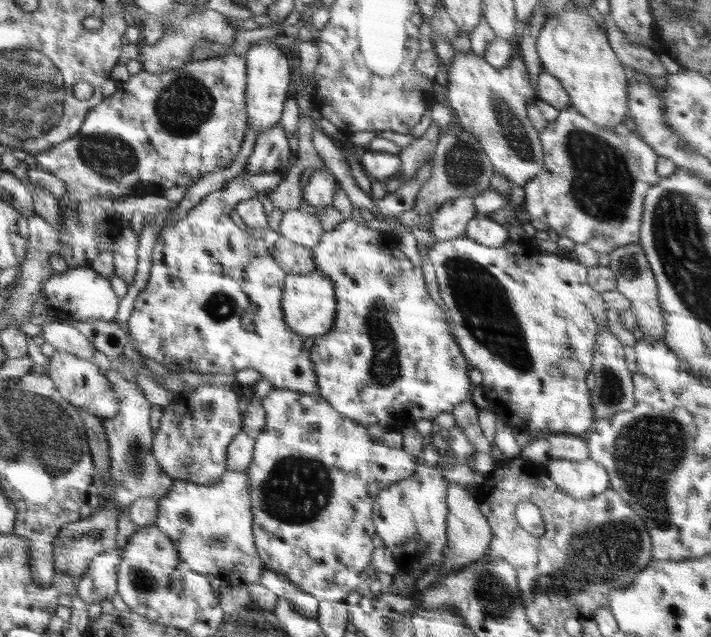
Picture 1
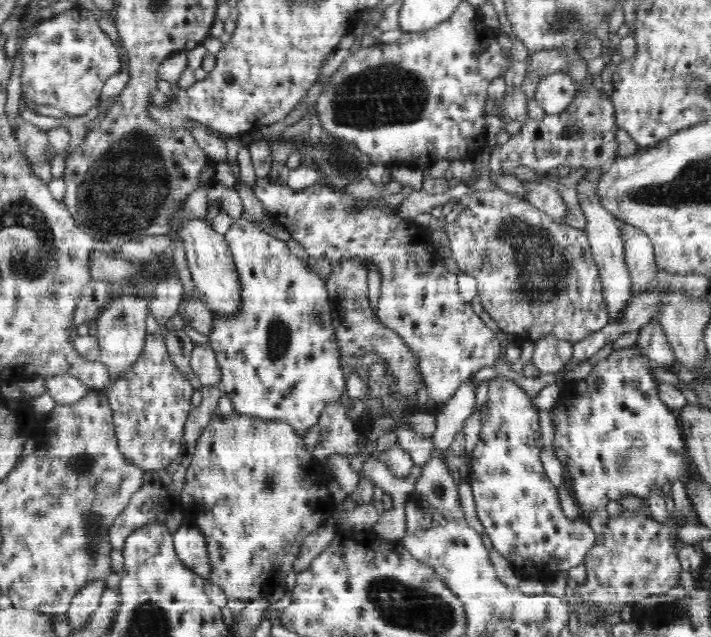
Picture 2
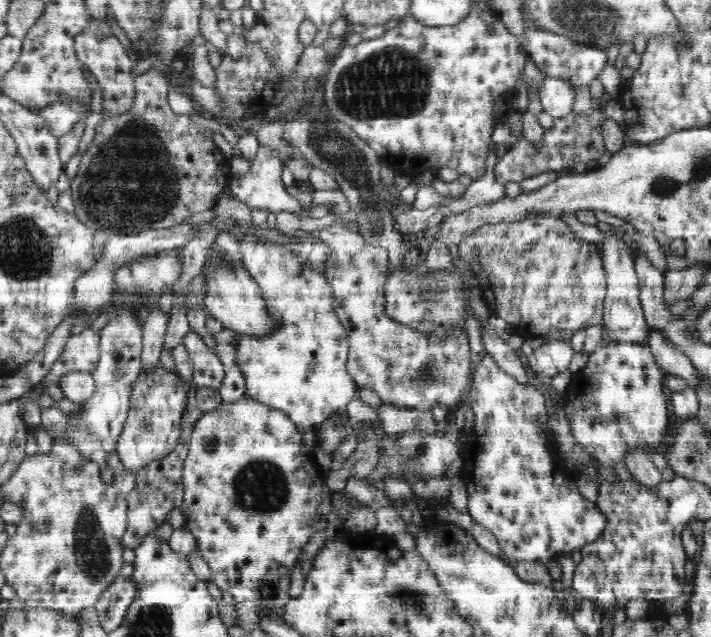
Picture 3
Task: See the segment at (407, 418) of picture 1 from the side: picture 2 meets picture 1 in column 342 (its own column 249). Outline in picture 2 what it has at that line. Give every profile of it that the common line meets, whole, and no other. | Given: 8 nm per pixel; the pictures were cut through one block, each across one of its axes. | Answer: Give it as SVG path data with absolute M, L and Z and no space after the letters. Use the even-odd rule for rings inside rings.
M244 218L234 220L234 223L227 230L225 235L228 243L229 252L233 256L233 261L238 273L241 284L241 307L233 315L215 315L213 329L207 334L207 342L213 352L216 354L218 366L220 367L221 379L219 386L225 392L227 398L232 401L233 410L242 416L255 416L262 420L281 420L292 425L292 428L303 437L305 432L317 424L320 412L326 404L338 401L341 394L346 391L346 378L340 364L342 353L338 349L338 343L332 324L333 307L329 301L326 283L315 273L311 263L304 262L292 254L286 241L272 236L262 229L259 223L250 222Z

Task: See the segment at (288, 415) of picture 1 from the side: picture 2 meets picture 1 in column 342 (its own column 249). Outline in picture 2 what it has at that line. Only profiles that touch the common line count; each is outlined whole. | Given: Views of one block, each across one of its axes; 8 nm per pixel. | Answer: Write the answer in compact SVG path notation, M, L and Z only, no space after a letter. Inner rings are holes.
M235 411L228 414L228 416L216 416L214 414L210 418L210 422L208 422L206 428L203 428L202 434L197 438L194 456L188 470L186 470L185 483L179 489L179 495L185 521L198 527L206 537L206 543L209 547L208 553L213 565L210 581L218 586L229 600L242 599L248 604L250 600L254 599L270 599L276 588L285 585L287 574L293 570L294 562L297 560L304 539L323 524L331 523L335 501L330 491L328 491L330 480L323 475L323 472L323 465L316 460L313 453L305 449L303 437L298 436L291 424L281 420L262 420L255 416L242 416Z

